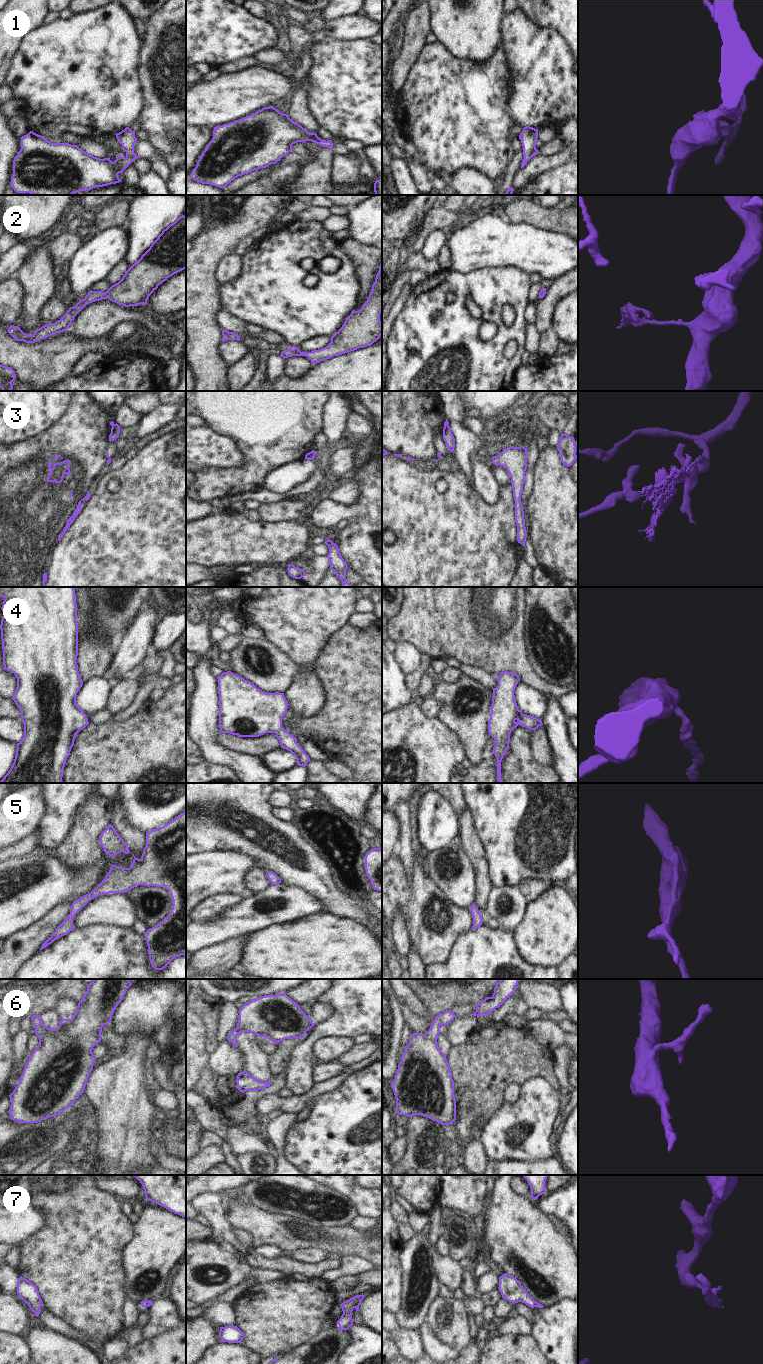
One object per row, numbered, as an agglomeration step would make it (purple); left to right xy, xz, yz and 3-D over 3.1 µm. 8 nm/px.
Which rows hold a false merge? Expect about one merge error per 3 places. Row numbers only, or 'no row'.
3

